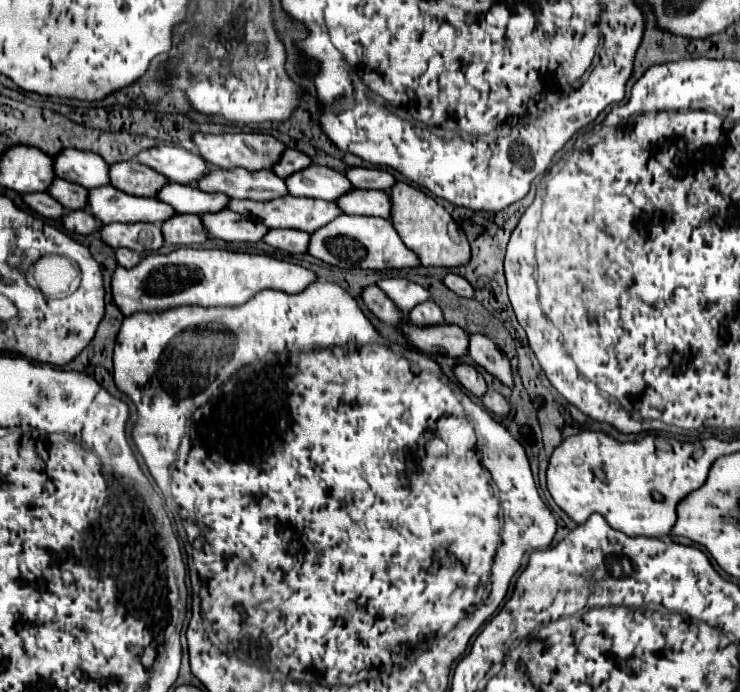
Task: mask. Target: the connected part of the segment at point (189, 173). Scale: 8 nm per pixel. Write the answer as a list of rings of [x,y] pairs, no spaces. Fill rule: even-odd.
[[[154,146],[142,150],[138,162],[178,184],[196,184],[196,180],[208,170],[208,164],[198,154],[176,146]]]

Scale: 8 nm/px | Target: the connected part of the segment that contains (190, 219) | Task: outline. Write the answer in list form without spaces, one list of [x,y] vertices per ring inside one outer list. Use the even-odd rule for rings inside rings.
[[[174,214],[162,224],[162,236],[166,244],[174,246],[196,246],[202,244],[208,234],[200,222],[200,216]]]

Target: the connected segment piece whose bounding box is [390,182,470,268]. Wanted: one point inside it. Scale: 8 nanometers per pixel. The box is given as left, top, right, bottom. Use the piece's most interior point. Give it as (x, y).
(421, 222)

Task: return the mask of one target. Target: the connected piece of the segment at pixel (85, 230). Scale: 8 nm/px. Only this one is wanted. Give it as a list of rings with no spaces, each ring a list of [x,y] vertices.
[[[66,210],[66,216],[60,218],[62,226],[76,234],[96,234],[98,222],[88,210]]]

